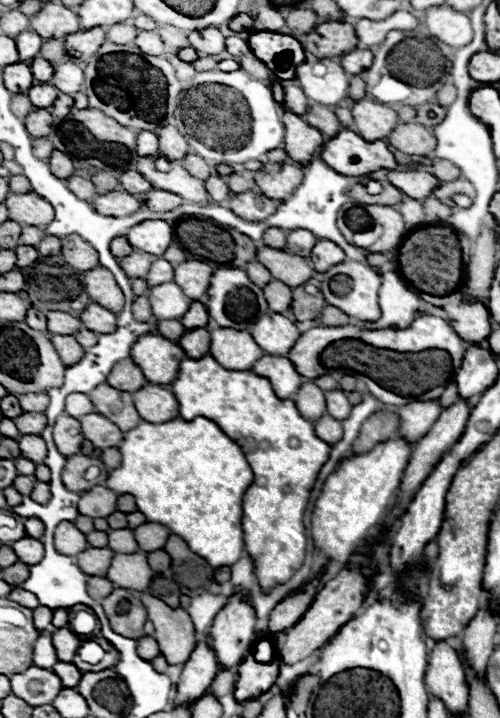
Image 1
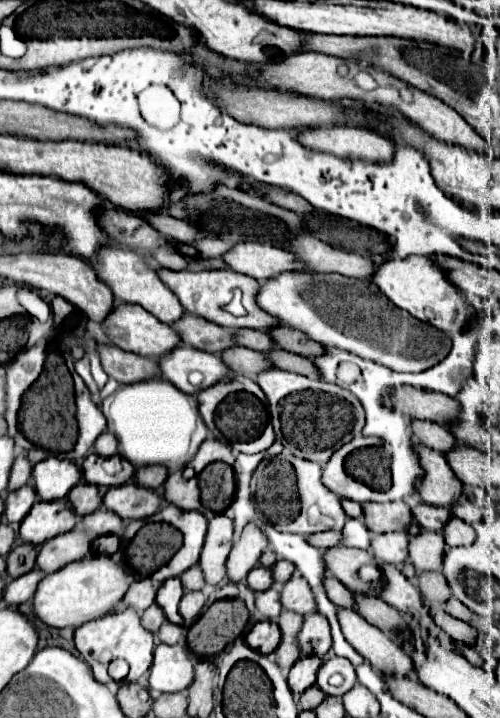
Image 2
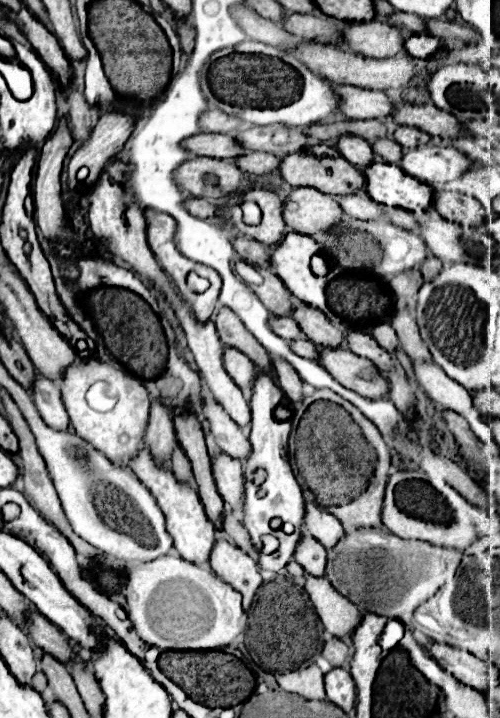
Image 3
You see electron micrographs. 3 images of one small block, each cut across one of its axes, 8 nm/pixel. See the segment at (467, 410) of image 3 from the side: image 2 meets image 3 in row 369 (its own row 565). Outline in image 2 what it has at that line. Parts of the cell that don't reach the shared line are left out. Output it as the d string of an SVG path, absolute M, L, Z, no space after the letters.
M422 528L416 536L410 538L410 562L416 570L442 570L444 548L446 544L438 532Z

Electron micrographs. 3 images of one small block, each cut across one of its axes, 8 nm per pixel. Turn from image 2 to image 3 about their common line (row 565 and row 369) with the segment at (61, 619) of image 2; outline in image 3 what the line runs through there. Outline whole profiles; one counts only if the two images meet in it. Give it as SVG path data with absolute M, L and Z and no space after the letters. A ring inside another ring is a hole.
M78 358L78 364L66 370L62 382L62 400L76 434L86 438L86 442L90 442L96 450L102 450L102 454L106 454L112 462L128 464L138 454L140 444L144 442L146 422L150 418L150 396L144 384L128 370L124 372L122 368L114 368L94 358ZM96 384L102 392L102 396L96 396L98 408L88 402L88 394Z

